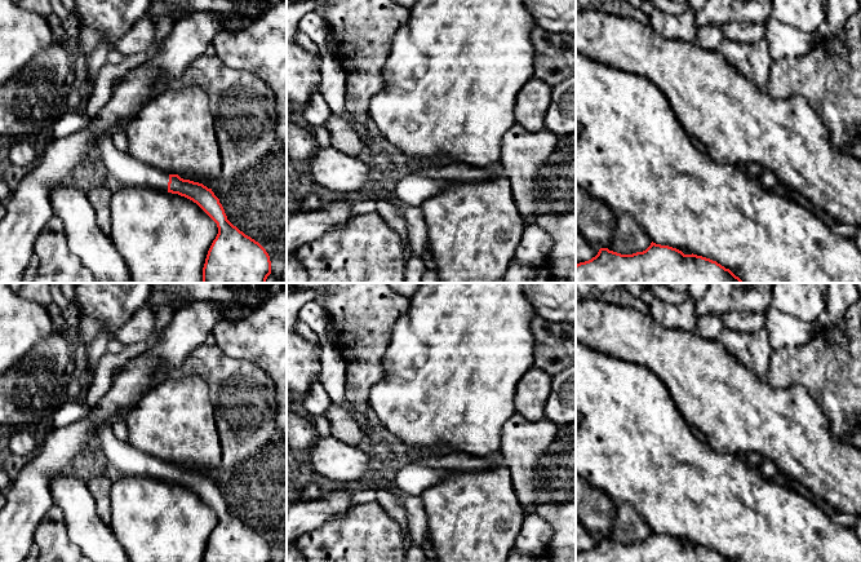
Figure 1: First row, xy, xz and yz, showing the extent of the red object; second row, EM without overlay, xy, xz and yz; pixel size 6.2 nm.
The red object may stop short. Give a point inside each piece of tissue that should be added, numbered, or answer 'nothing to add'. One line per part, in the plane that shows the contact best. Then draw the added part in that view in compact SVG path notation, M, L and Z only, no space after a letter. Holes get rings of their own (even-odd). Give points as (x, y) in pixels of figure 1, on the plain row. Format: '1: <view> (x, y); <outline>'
1: xy (131, 461); M112 422L98 428L97 438L108 461L124 475L154 477L168 481L169 463L134 448L127 441L120 441L112 432Z

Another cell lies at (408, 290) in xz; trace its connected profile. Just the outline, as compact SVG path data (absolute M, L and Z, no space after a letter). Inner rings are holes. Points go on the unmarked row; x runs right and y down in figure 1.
M389 283L390 287L409 300L414 296L421 283Z

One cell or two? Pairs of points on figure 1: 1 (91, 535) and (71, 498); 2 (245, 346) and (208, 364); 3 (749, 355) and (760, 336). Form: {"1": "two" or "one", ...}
{"1": "one", "2": "two", "3": "one"}

